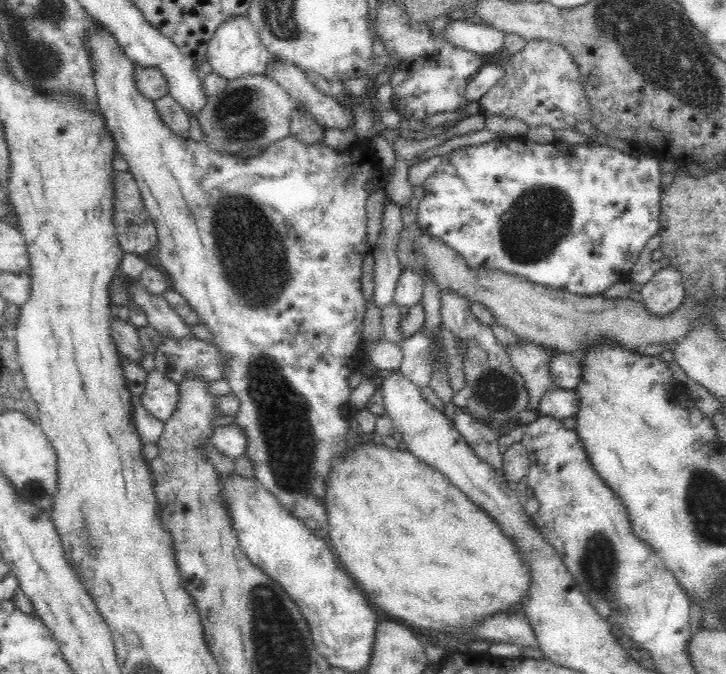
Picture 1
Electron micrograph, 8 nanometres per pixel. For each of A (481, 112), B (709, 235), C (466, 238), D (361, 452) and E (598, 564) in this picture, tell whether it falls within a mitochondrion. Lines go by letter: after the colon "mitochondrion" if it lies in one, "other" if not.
A: other
B: other
C: other
D: other
E: mitochondrion

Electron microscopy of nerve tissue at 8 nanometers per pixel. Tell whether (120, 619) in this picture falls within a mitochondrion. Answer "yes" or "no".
no

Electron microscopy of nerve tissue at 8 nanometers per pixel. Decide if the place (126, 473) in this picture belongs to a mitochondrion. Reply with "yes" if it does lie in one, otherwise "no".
no

